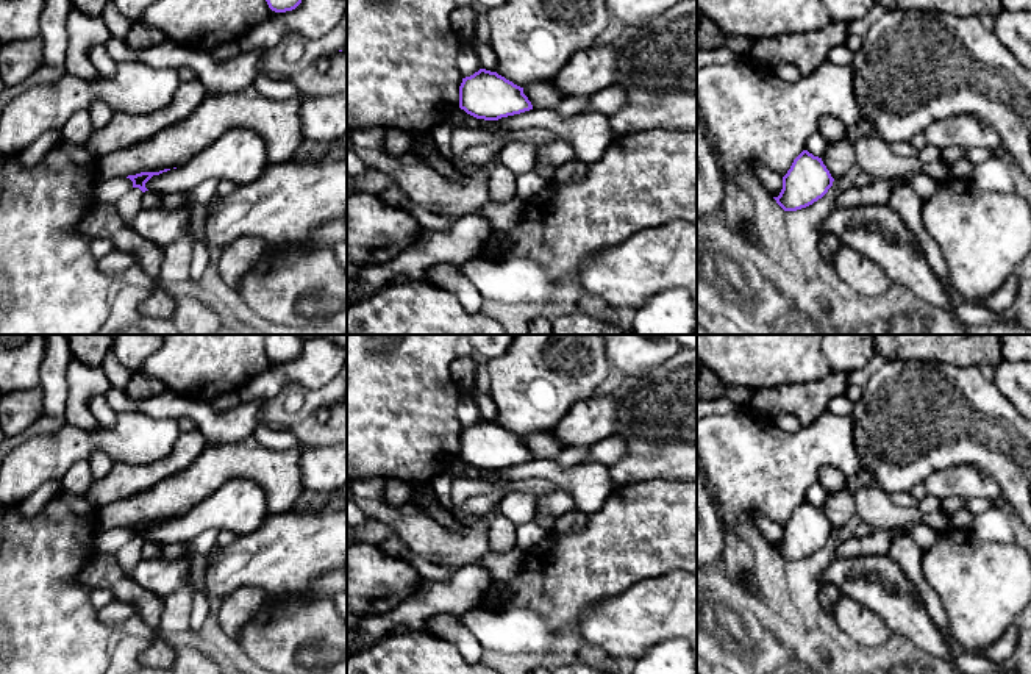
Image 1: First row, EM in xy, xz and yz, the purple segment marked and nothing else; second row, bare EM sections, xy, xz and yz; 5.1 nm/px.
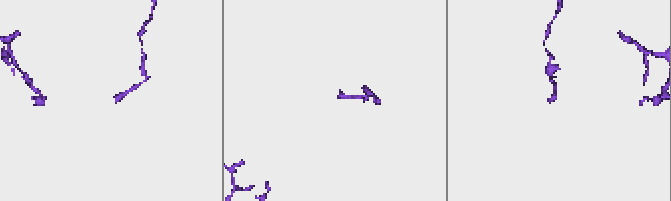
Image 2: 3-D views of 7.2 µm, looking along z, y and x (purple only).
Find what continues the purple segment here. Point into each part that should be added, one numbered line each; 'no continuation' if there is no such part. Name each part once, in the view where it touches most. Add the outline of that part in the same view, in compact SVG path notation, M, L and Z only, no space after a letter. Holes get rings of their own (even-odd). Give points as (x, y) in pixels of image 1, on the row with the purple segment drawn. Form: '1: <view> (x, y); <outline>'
no continuation

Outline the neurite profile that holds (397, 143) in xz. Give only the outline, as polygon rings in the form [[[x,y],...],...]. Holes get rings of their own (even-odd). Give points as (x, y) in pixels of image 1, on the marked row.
[[[392,127],[387,128],[380,150],[392,158],[397,158],[409,153],[412,141],[414,141],[414,134]]]

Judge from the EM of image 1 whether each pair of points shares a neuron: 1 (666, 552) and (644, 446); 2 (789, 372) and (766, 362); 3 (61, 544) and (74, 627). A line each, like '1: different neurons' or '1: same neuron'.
1: different neurons
2: same neuron
3: same neuron

